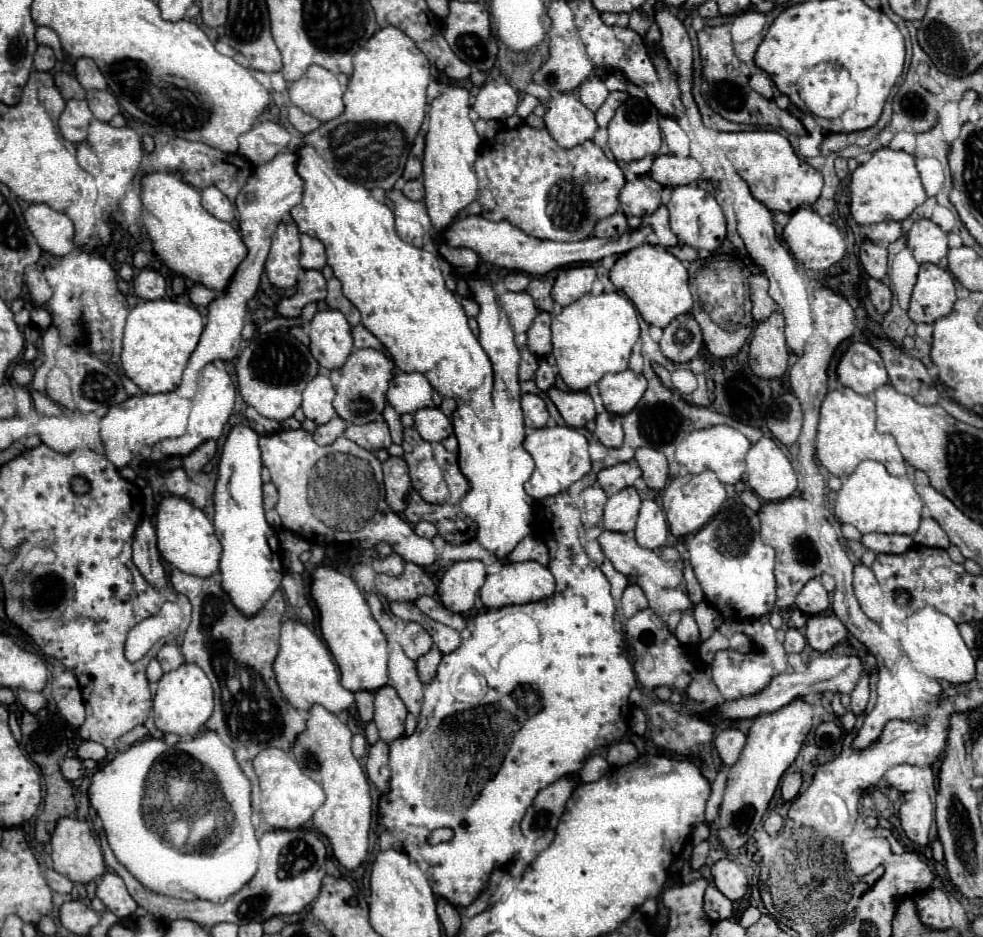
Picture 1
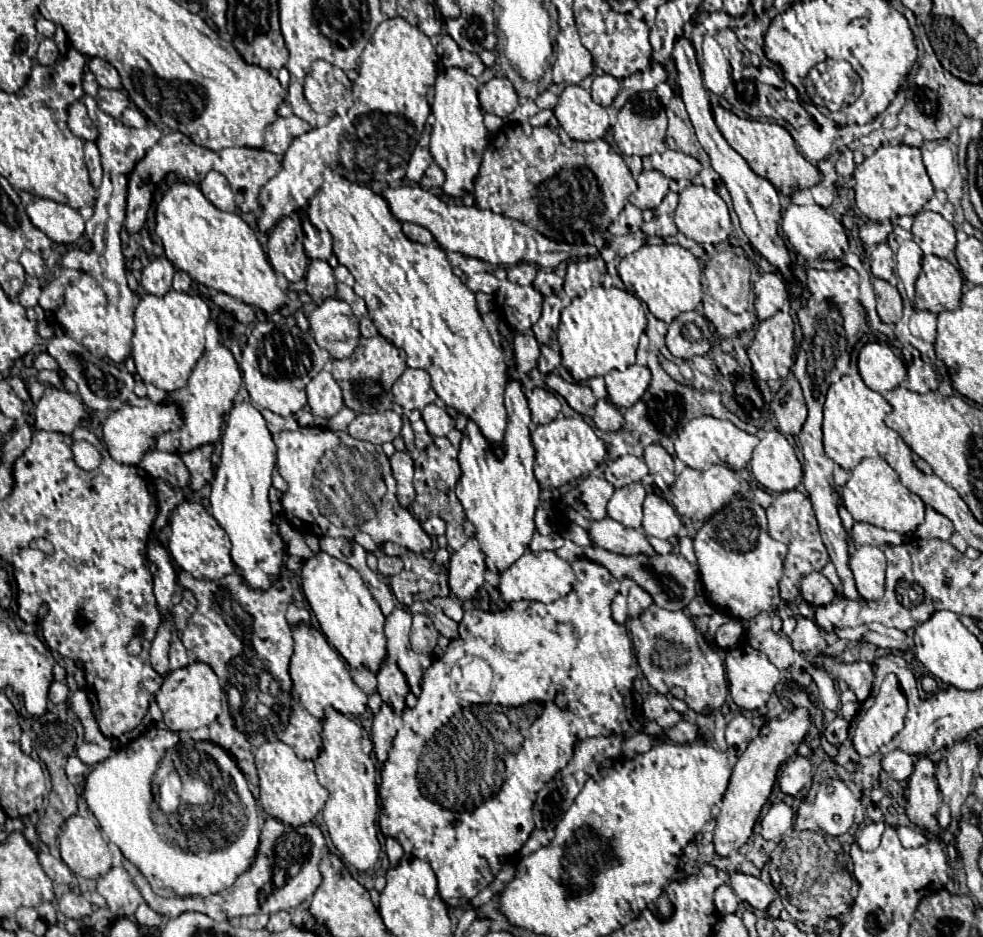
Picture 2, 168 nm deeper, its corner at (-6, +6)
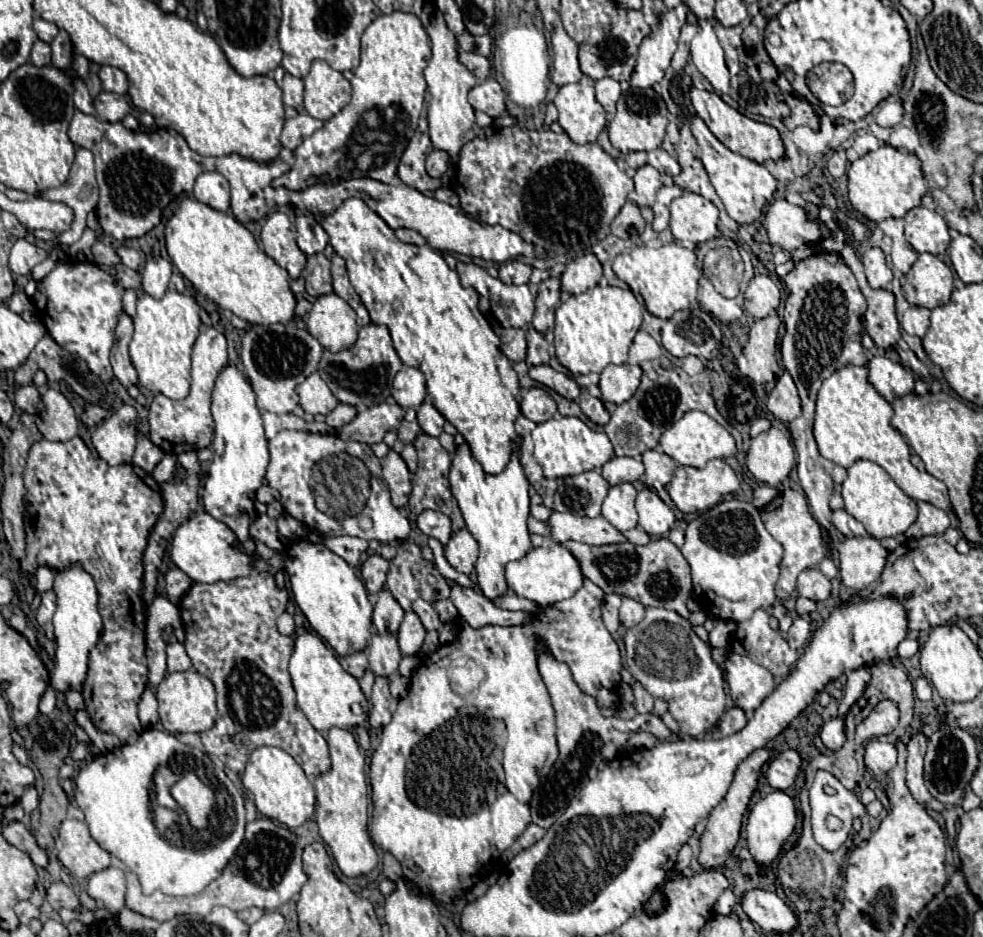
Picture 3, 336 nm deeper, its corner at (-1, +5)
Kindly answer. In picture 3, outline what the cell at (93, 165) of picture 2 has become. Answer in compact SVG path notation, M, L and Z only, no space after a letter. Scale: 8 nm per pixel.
M77 148L75 162L71 166L71 174L69 174L67 182L59 188L41 190L39 196L47 198L47 200L65 202L67 206L73 208L73 212L75 212L73 226L59 234L59 244L63 244L63 246L75 244L81 238L81 234L87 226L85 224L87 214L97 206L97 198L99 198L95 172L93 172L93 154L91 154L91 150Z

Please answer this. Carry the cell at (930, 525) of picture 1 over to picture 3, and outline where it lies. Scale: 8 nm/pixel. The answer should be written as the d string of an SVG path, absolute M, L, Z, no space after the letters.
M917 502L919 516L913 522L913 526L905 532L907 538L923 538L929 534L941 536L949 528L949 516L945 510L935 508L929 502Z

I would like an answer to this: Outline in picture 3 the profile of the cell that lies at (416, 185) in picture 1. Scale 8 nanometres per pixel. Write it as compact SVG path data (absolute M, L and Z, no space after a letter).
M433 150L427 158L427 172L433 178L441 178L447 170L449 170L449 154L445 154L443 150Z

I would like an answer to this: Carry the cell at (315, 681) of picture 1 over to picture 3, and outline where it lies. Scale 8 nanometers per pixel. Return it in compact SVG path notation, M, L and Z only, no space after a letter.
M303 632L295 638L295 650L289 660L289 674L297 692L297 706L305 712L315 730L327 732L333 726L353 728L369 718L369 702L361 692L357 678L343 670L335 652L317 634Z

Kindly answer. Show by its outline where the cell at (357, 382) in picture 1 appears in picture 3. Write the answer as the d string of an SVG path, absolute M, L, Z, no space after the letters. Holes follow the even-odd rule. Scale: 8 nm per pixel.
M383 324L363 326L359 330L359 338L353 346L353 354L349 354L349 348L341 350L341 352L323 350L323 356L319 360L321 378L327 382L327 386L331 388L333 396L339 402L345 402L351 406L359 406L359 404L373 406L373 404L385 402L385 398L391 396L391 384L393 384L395 374L403 368L395 348L393 348L387 326L383 326ZM353 354L361 360L363 366L357 366L357 358L353 358Z

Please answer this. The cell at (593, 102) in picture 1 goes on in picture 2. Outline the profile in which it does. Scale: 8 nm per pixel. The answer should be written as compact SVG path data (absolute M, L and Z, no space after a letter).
M610 75L594 77L592 87L590 87L590 95L594 97L594 103L598 103L602 107L610 107L618 91L620 91L620 81Z

